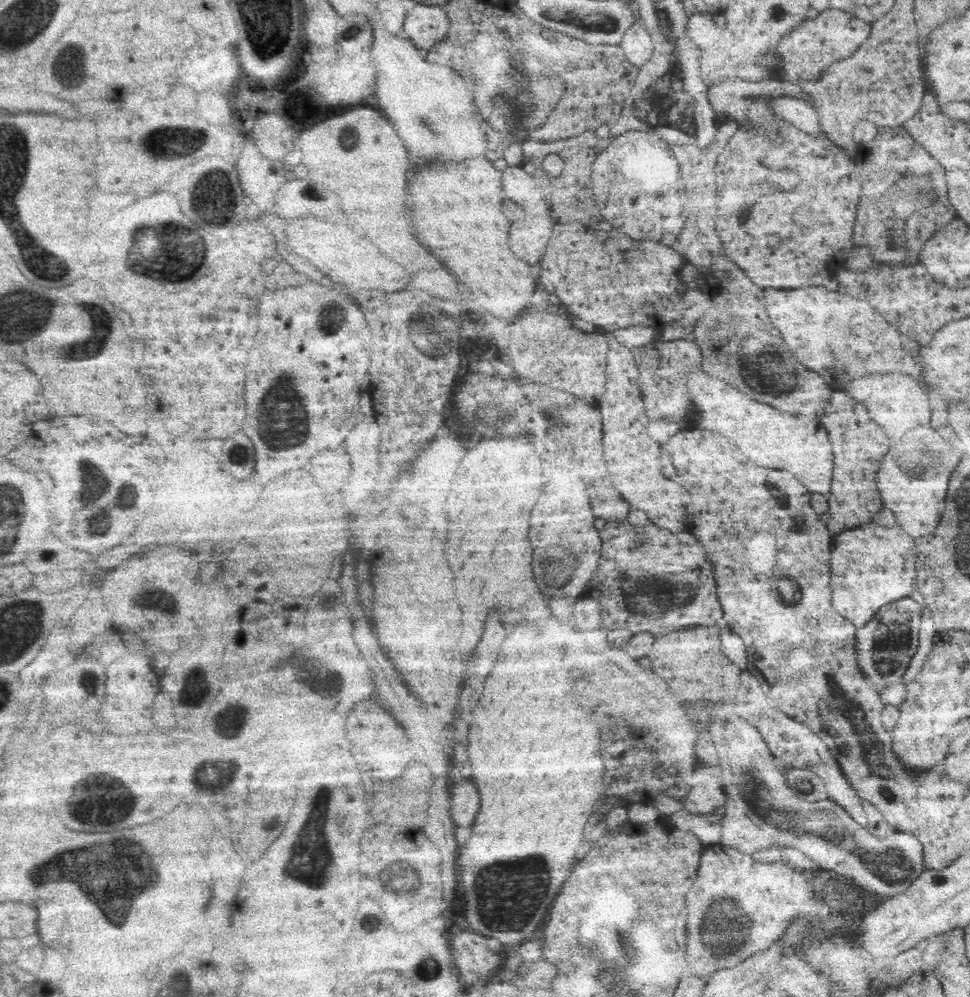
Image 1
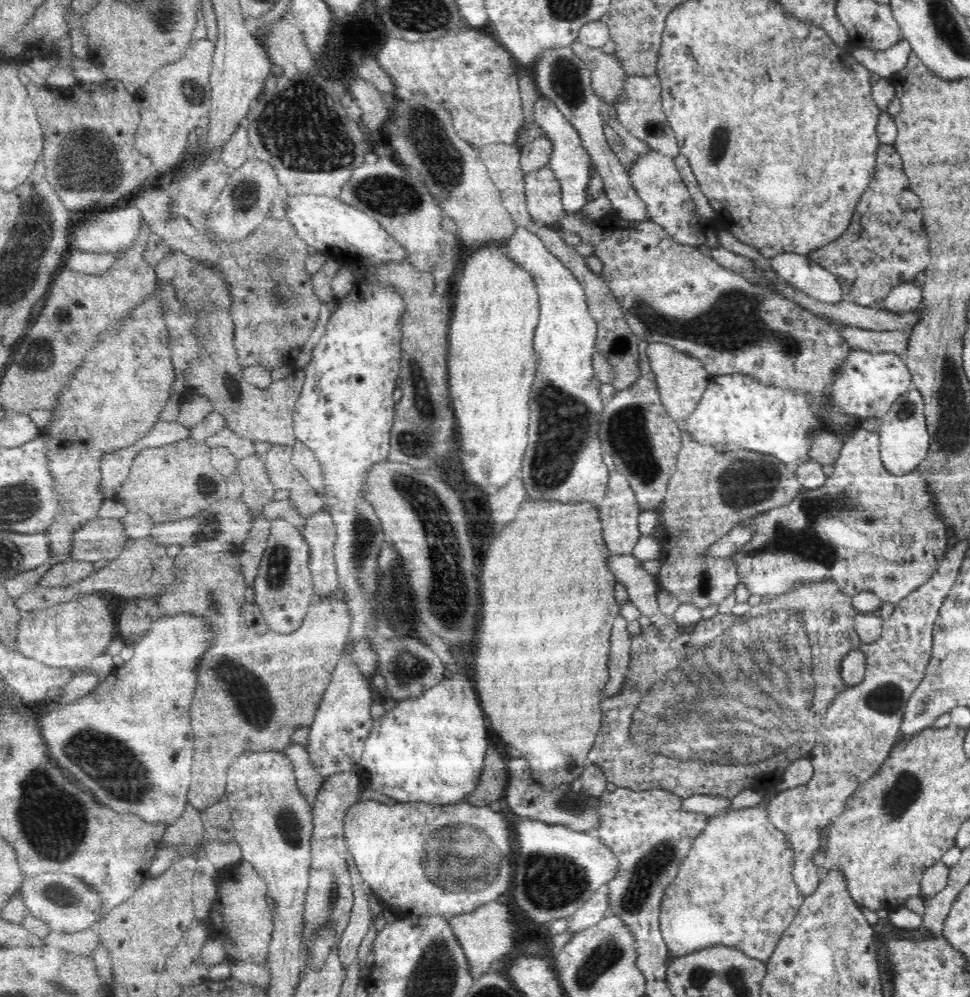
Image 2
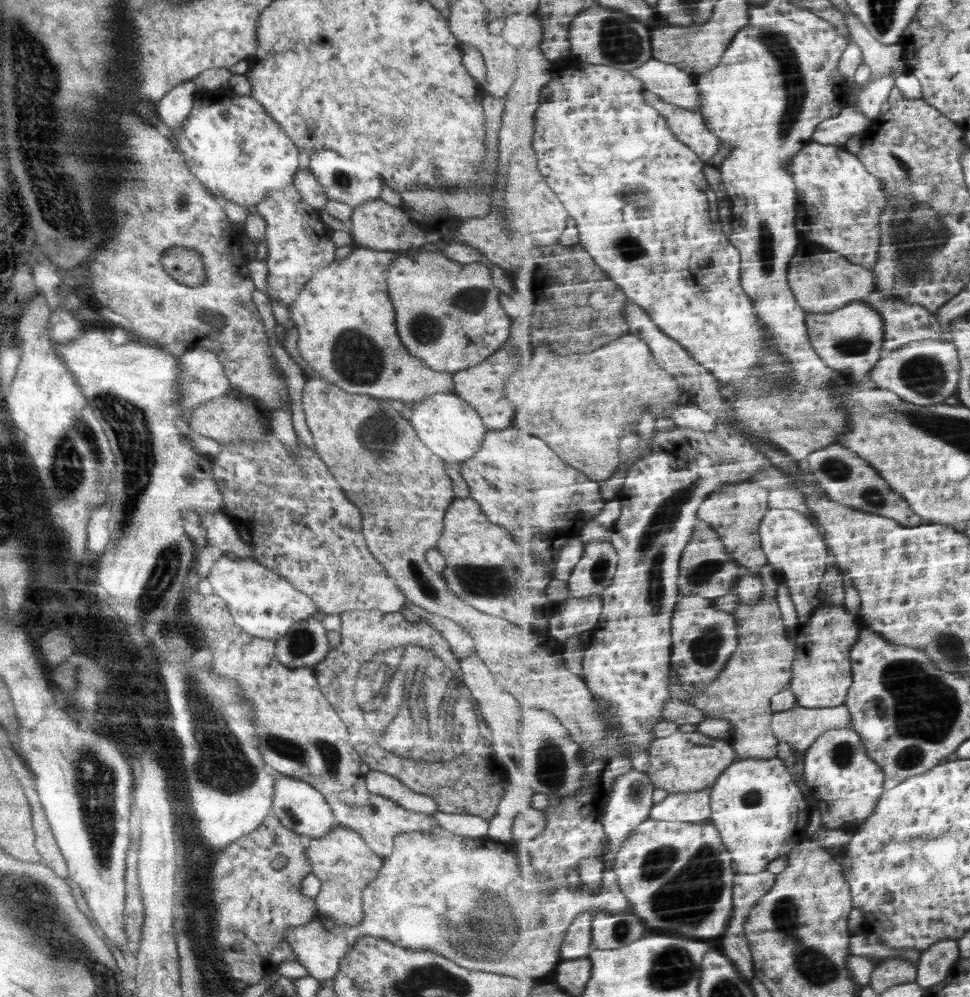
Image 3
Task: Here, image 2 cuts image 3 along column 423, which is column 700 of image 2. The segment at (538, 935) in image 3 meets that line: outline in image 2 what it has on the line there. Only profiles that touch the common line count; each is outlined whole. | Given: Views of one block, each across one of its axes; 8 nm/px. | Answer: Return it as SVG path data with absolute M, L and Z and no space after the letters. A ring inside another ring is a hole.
M770 790L754 807L730 810L728 814L710 817L704 830L694 839L686 858L680 863L678 876L668 885L662 899L659 916L663 939L672 957L724 945L741 950L746 956L764 963L791 925L806 896L800 894L792 876L795 865L793 849L788 847L785 834L778 830L767 815L767 806L773 799Z

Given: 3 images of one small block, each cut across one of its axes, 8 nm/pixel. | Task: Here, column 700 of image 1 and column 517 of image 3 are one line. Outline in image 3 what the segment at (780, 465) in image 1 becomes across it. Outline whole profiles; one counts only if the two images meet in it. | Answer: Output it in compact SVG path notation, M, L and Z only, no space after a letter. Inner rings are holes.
M631 333L594 352L570 356L557 354L547 340L543 341L535 351L533 365L530 366L530 359L524 357L523 366L517 367L514 374L510 375L510 382L505 384L505 397L516 410L514 426L524 432L534 430L534 434L546 438L546 442L550 442L550 446L554 446L554 450L566 458L566 462L578 466L578 470L601 482L612 478L617 466L620 466L621 442L625 430L640 424L640 418L648 411L652 412L655 420L659 416L671 416L680 427L704 432L717 429L717 419L713 414L702 410L700 406L694 406L692 402L680 404L683 391L677 376L657 361L649 342L639 334Z

